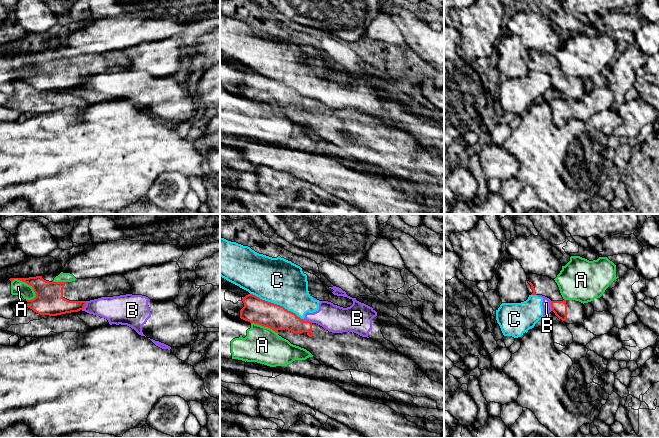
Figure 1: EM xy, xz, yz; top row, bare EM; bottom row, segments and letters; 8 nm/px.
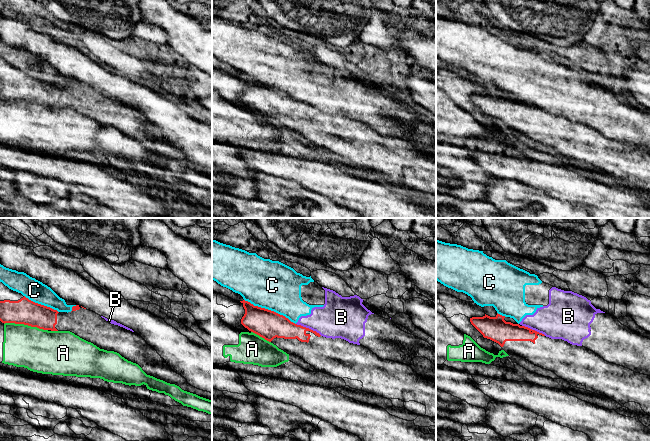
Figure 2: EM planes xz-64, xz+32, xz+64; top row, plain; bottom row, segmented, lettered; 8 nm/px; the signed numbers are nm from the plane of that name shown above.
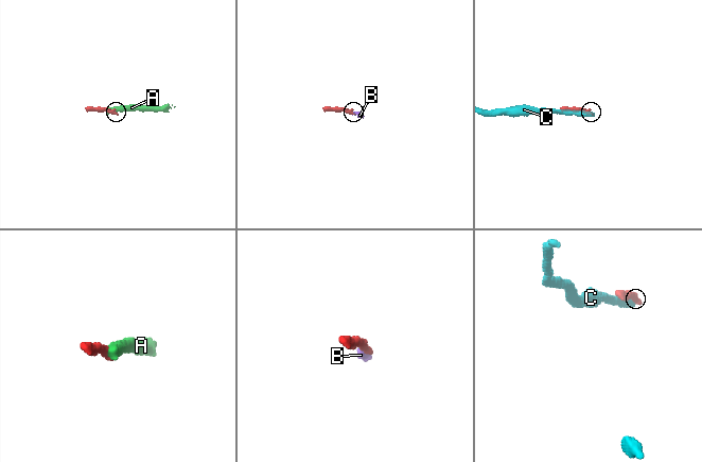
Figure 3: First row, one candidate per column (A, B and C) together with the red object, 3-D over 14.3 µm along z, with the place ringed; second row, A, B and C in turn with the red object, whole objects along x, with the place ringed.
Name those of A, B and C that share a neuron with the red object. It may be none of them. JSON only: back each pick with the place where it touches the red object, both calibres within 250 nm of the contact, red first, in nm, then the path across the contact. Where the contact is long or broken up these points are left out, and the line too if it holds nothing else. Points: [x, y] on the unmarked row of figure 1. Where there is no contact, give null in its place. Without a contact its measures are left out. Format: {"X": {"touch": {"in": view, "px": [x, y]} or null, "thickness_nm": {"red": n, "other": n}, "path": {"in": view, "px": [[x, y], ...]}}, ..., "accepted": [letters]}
{"accepted": []}

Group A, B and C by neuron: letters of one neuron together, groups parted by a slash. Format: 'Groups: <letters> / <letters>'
Groups: A / B C

